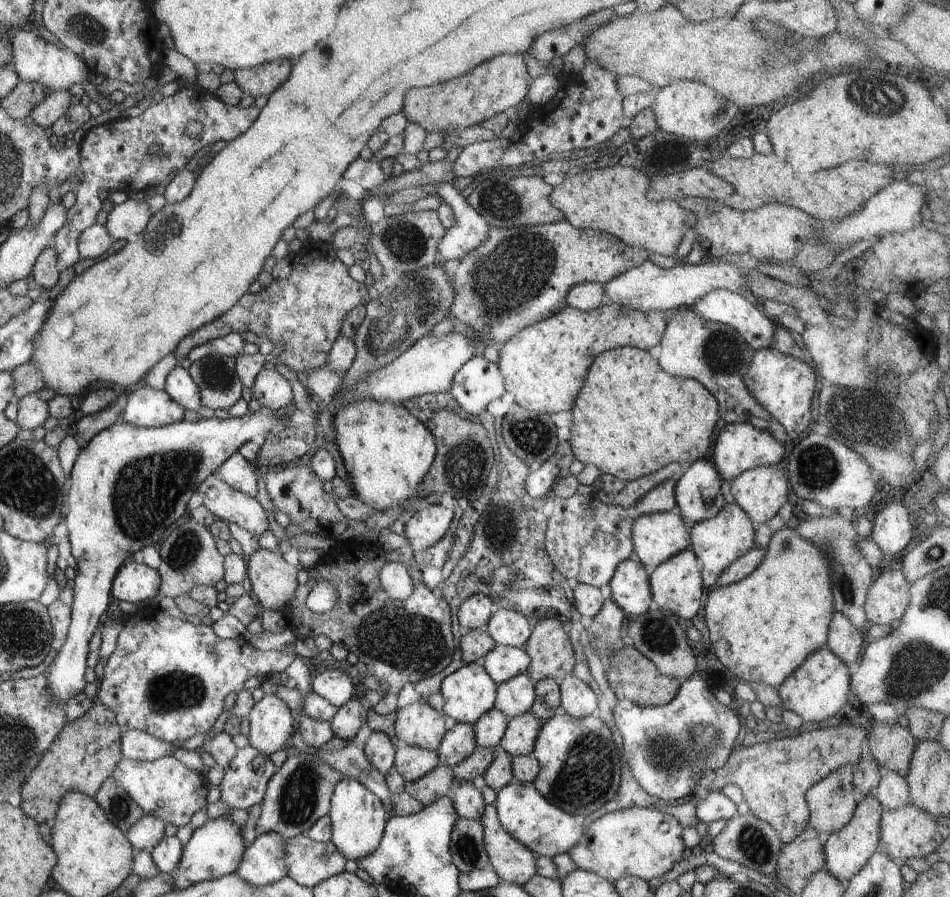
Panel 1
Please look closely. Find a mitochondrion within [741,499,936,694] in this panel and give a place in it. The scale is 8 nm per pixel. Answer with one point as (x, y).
(831, 540)

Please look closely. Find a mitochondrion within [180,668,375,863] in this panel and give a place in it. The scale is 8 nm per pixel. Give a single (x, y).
(298, 801)

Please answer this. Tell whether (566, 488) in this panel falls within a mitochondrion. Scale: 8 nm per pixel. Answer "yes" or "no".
no

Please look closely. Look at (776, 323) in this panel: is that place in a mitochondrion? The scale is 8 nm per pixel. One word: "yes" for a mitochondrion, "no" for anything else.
no

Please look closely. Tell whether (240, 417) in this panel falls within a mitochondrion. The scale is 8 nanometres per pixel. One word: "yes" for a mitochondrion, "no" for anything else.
no

